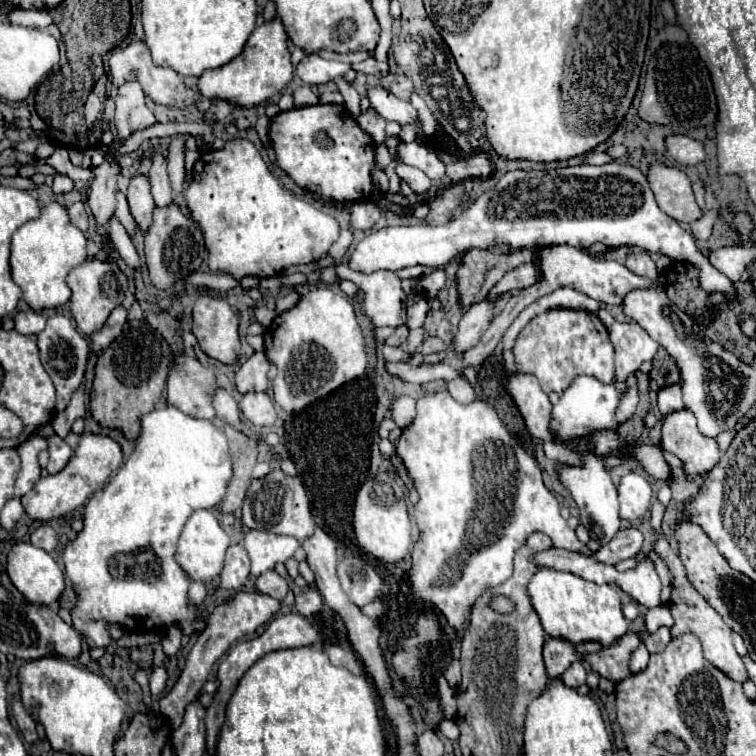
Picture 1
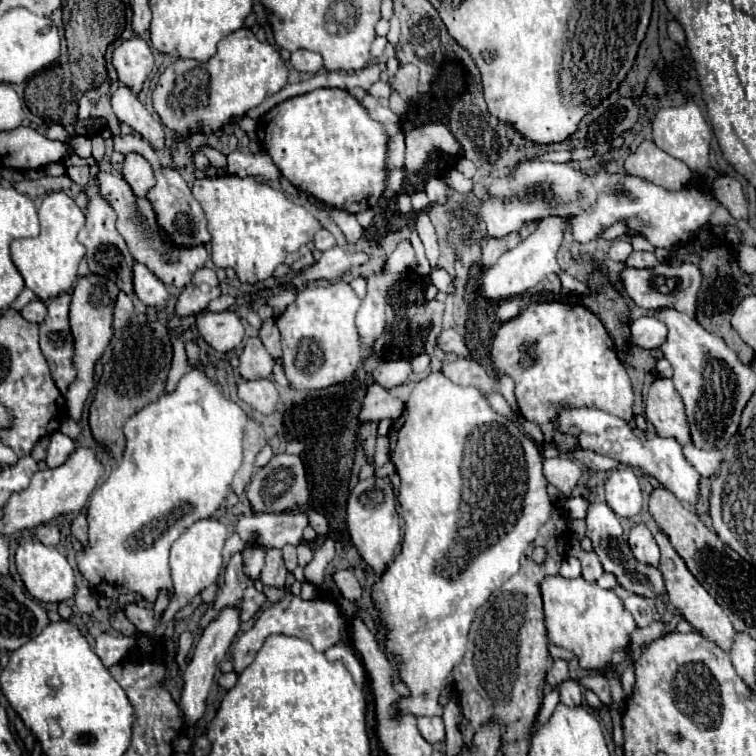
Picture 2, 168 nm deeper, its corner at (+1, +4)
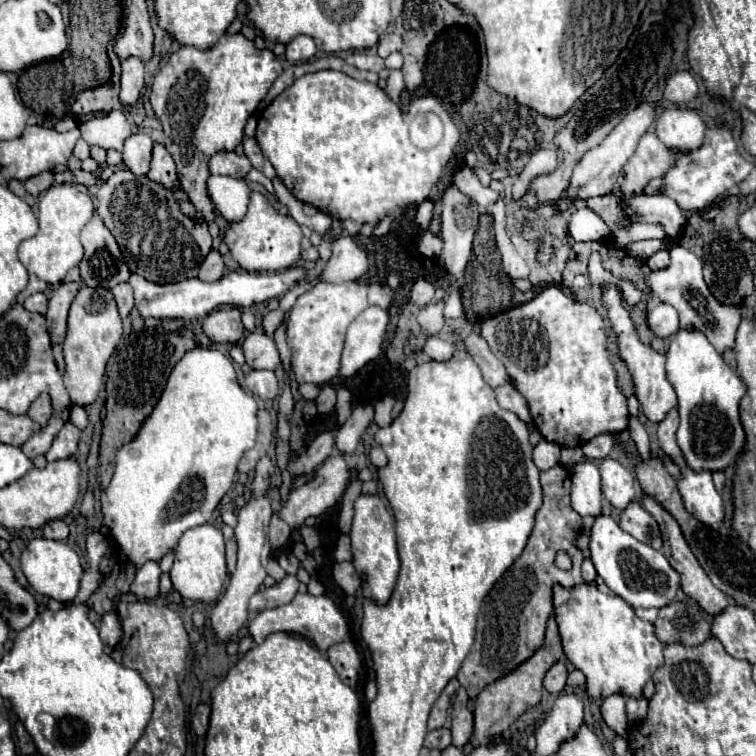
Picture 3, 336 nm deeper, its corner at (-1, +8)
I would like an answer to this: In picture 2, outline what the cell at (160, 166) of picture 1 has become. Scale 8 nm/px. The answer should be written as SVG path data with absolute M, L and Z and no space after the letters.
M120 85L114 91L112 111L118 117L118 121L136 129L146 141L152 143L152 147L156 147L156 149L164 147L162 125L144 109L144 105L140 103L140 99L134 95L134 91L130 87Z

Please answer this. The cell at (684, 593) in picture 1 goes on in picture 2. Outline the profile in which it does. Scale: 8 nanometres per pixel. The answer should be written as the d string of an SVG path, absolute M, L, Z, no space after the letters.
M660 531L656 535L656 541L658 541L658 547L662 551L662 559L660 559L660 569L662 569L662 575L664 575L664 581L666 581L666 591L668 591L668 597L670 601L676 605L676 609L682 613L682 617L694 625L706 639L714 641L718 647L722 647L724 651L730 651L730 637L734 637L736 629L732 627L730 619L726 617L724 609L714 601L714 597L696 581L696 577L688 571L686 563L682 561L682 557L674 551L674 547L670 545L670 539Z

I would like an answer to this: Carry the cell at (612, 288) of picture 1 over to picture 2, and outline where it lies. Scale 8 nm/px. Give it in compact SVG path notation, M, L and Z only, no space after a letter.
M682 263L682 265L658 265L654 269L622 269L620 281L622 287L626 289L628 297L634 299L636 305L656 313L660 309L676 309L682 311L686 315L690 315L692 319L696 319L696 299L698 299L698 289L700 289L700 269L694 263Z

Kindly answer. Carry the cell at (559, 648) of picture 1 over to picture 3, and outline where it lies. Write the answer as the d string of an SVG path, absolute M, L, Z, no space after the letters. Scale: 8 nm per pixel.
M558 661L558 663L556 663L556 665L552 665L552 667L550 667L550 671L546 673L546 677L544 677L544 687L546 687L550 693L558 695L558 693L562 693L562 691L564 691L566 677L568 677L566 665L564 665L562 661Z

